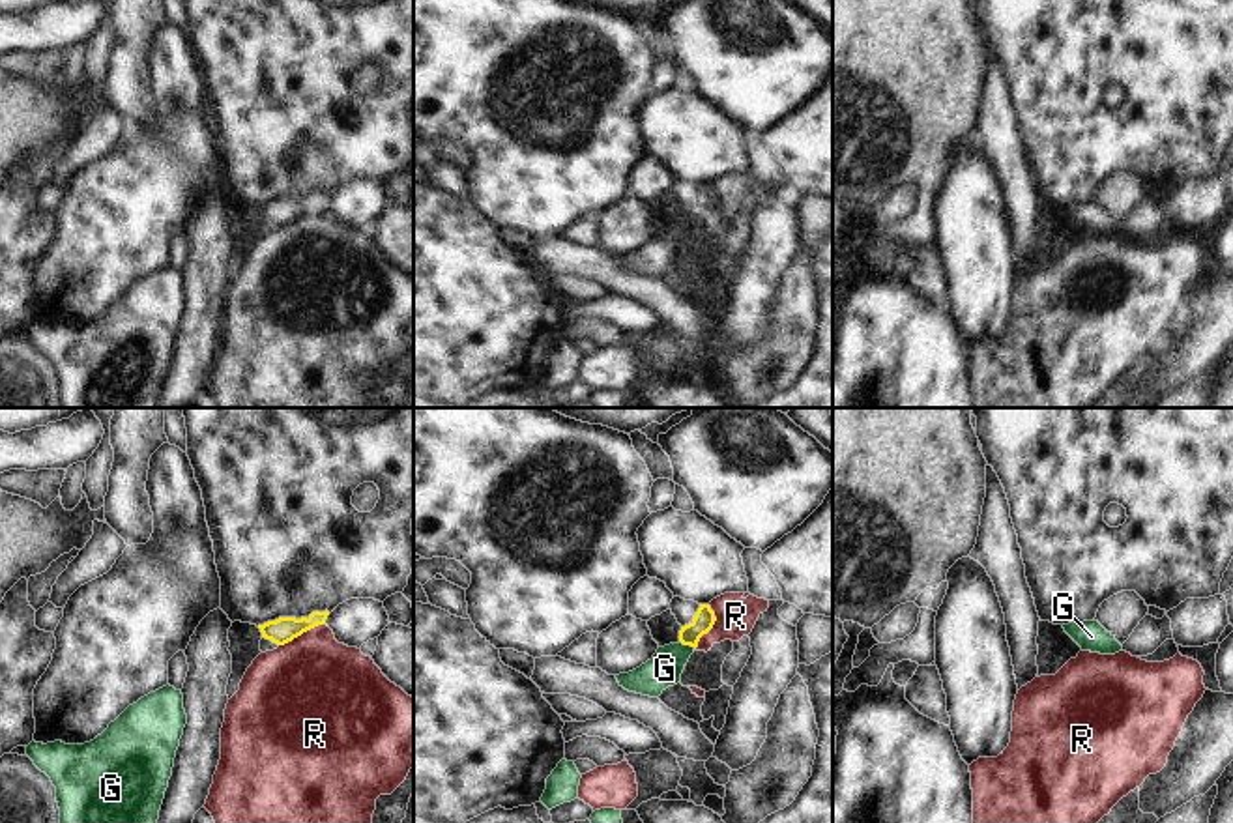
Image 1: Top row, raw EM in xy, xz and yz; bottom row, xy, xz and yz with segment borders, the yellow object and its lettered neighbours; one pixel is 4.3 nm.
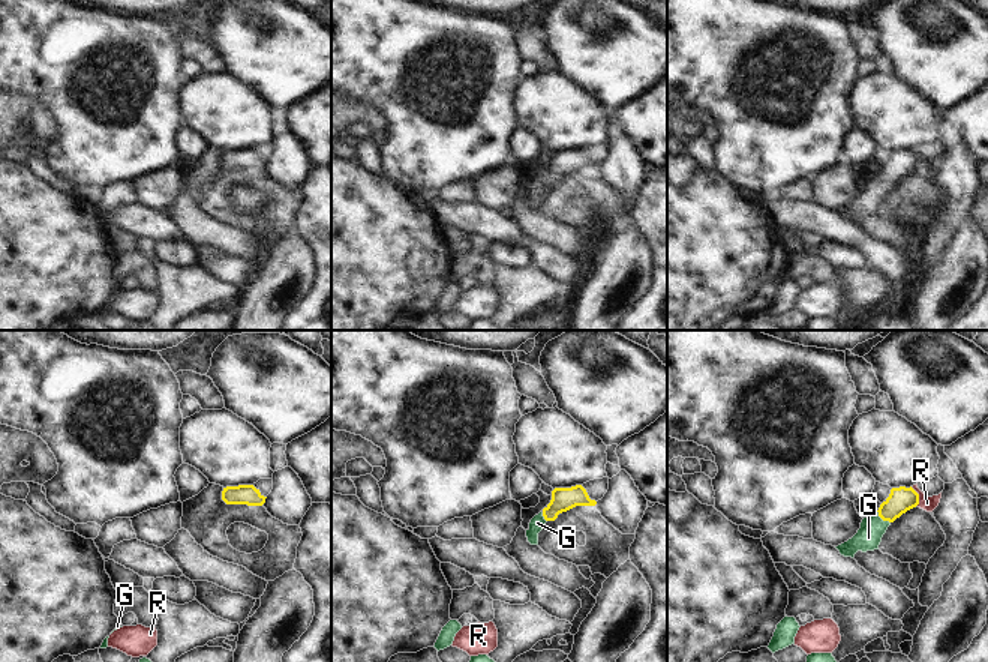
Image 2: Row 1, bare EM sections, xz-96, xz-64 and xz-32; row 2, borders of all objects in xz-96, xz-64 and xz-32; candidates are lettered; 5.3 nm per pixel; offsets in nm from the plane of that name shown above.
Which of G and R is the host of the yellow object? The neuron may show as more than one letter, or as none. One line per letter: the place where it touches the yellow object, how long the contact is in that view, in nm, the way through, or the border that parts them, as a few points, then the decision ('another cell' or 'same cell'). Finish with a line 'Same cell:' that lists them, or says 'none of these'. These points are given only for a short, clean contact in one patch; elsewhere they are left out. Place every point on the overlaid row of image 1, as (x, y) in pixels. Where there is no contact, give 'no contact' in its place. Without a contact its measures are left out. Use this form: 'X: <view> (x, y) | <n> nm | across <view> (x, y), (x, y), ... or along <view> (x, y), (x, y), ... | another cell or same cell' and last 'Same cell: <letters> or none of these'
G: xz (689, 644) | 70 nm | across xz (704, 620), (689, 644), (665, 668) | same cell
R: xz (711, 627) | 220 nm | along xz (710, 605), (715, 623), (695, 649) | another cell
Same cell: G

